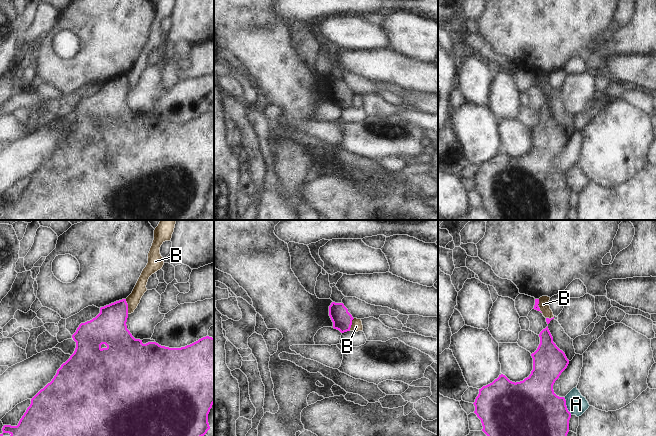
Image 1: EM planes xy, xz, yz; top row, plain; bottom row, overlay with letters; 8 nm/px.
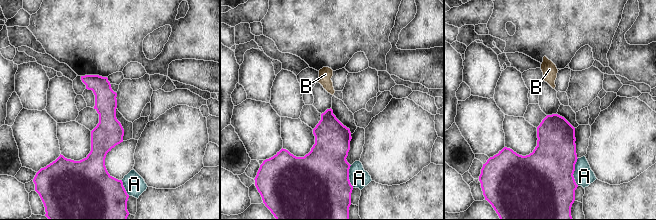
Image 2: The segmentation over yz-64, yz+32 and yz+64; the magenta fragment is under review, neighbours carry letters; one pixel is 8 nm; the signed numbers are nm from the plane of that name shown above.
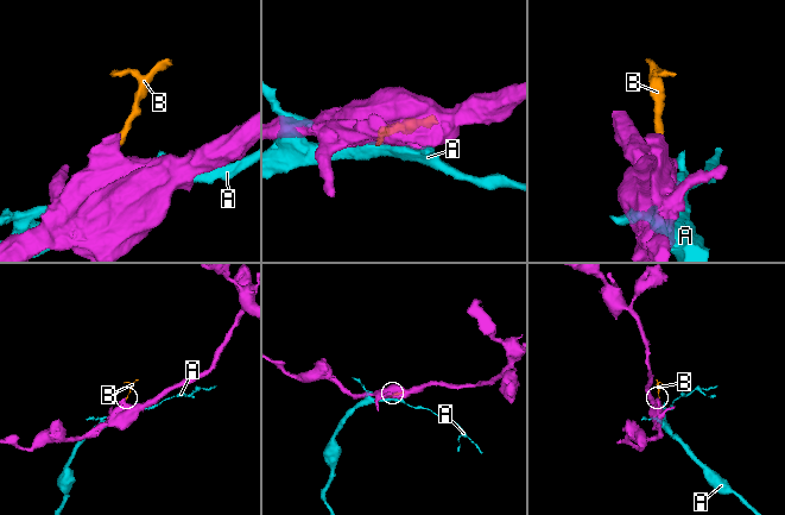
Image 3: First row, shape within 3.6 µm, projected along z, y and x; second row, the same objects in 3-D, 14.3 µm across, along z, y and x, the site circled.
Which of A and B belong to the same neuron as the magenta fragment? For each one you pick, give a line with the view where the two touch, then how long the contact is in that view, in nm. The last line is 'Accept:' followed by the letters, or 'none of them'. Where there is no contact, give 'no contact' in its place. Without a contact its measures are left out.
Accept: none of them

